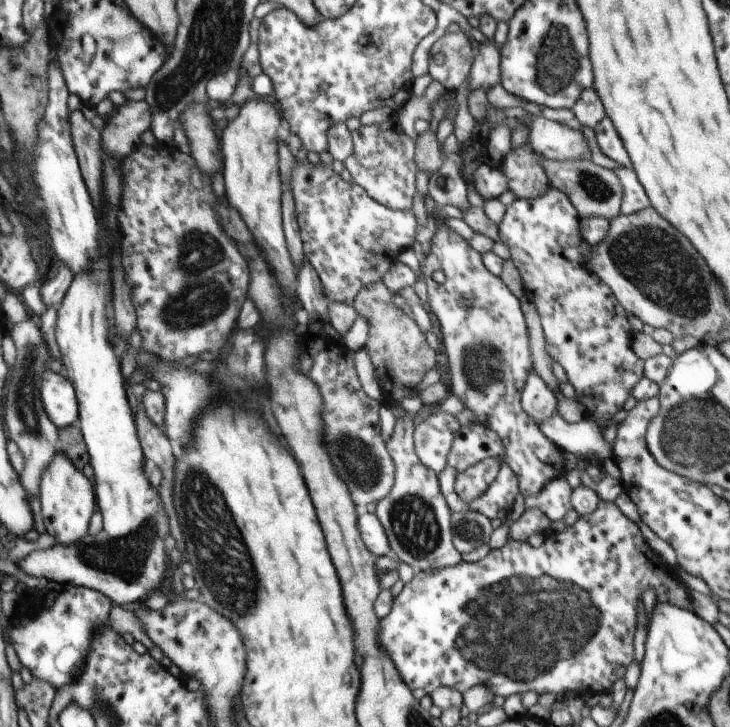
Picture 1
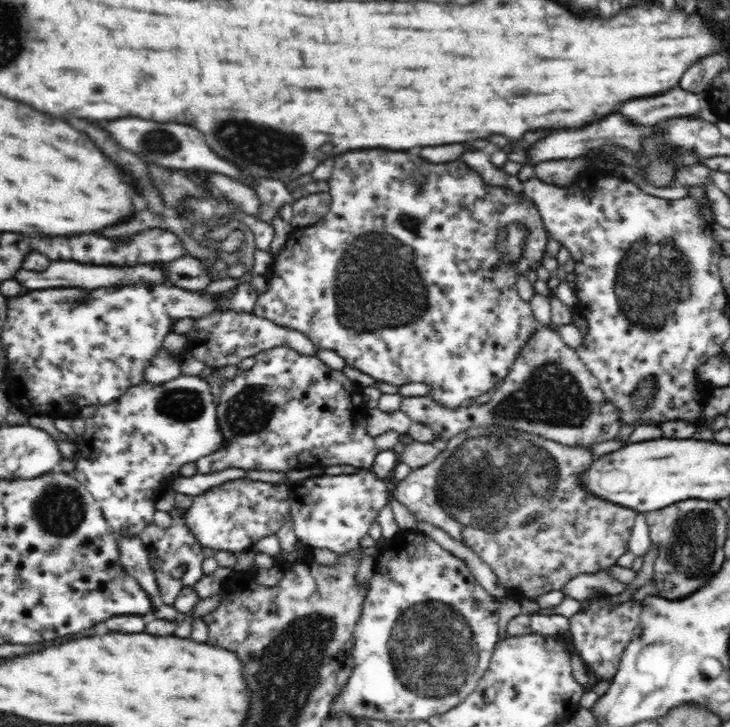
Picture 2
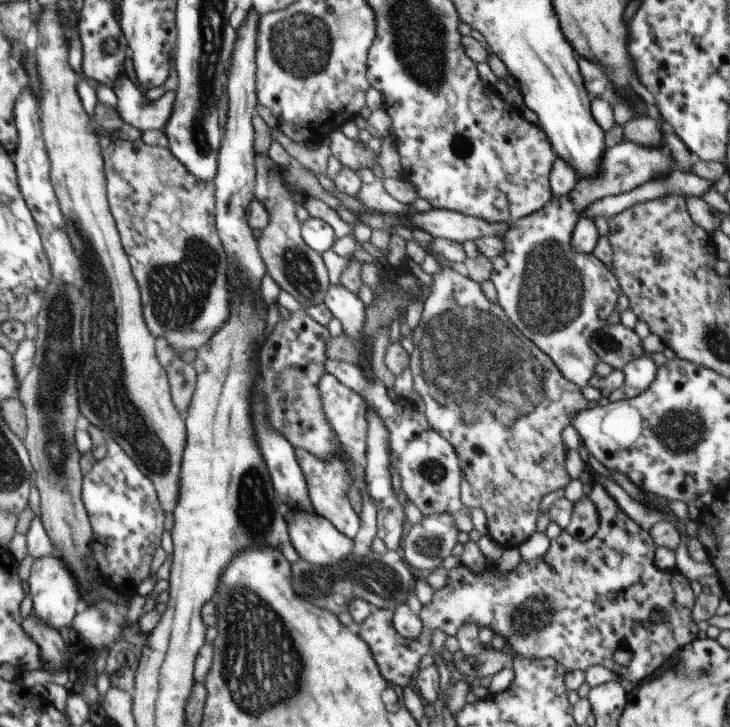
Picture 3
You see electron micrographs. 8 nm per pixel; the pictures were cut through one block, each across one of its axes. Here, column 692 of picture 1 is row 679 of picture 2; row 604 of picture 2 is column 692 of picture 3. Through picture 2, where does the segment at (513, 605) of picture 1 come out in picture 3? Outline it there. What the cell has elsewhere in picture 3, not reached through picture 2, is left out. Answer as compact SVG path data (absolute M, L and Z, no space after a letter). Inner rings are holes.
M594 481L592 486L592 491L590 492L588 498L595 504L597 508L600 524L598 532L589 540L581 541L579 538L574 538L572 534L568 532L560 533L559 537L552 539L550 541L548 550L546 554L540 559L536 559L530 562L526 562L522 559L519 564L513 570L506 572L505 574L498 575L490 569L484 569L482 572L475 573L472 572L466 565L460 564L456 568L449 570L447 572L447 582L446 585L435 590L433 594L433 599L427 604L423 605L419 612L420 620L423 622L423 631L417 639L411 641L410 639L400 636L393 625L393 614L394 611L390 609L378 609L372 608L370 616L361 622L360 631L358 634L362 637L362 640L368 644L370 650L372 651L373 657L375 658L378 668L380 668L380 674L384 674L384 678L388 678L388 682L398 685L402 688L405 686L410 686L412 684L411 676L414 676L414 672L418 672L420 660L430 654L431 652L431 638L432 634L436 630L442 630L446 636L456 636L456 633L460 630L461 626L466 623L474 623L476 626L487 626L491 628L495 634L499 634L505 640L506 648L510 648L511 652L514 653L512 656L516 655L516 658L522 657L527 659L545 659L553 658L556 662L559 662L568 672L572 670L583 670L586 672L590 666L604 666L611 670L620 678L620 680L630 680L630 682L638 683L644 678L648 678L654 671L660 668L666 661L676 654L678 649L683 646L690 644L694 639L697 638L698 625L693 619L693 608L696 602L692 588L690 587L691 580L688 580L678 570L663 571L660 570L654 562L656 546L653 541L652 535L649 531L642 530L636 522L634 522L621 508L618 503L606 492L606 489ZM660 611L662 612L662 619L659 623L654 623L652 621L652 612ZM618 648L626 648L628 651L633 652L632 660L628 666L620 666L614 662L612 655Z

